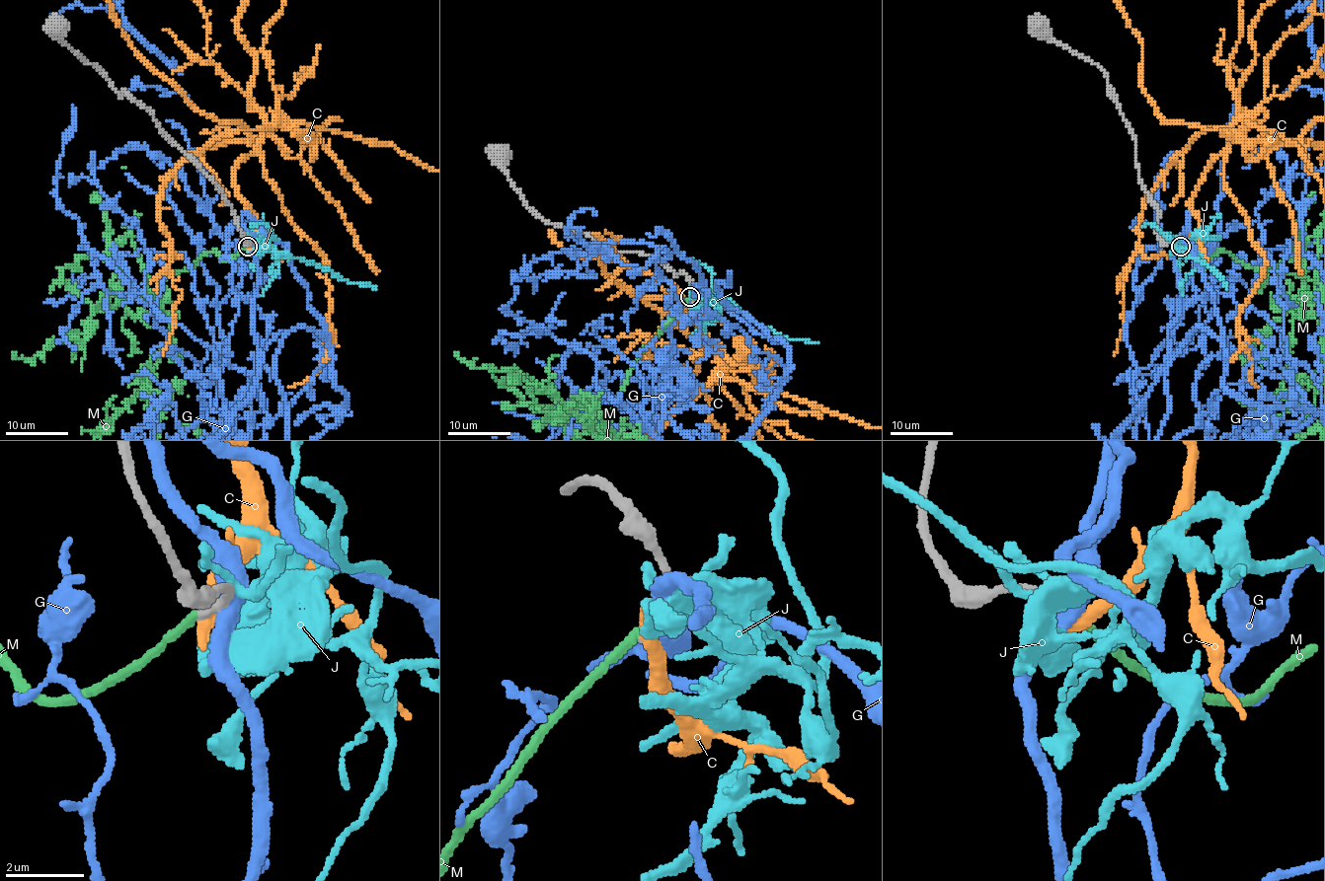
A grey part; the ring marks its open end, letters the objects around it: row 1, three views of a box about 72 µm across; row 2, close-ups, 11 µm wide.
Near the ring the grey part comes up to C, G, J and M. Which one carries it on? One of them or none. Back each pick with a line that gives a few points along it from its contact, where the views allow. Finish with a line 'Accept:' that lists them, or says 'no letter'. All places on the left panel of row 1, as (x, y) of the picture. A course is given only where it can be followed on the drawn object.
M: course (248, 247), (229, 258), (209, 251), (154, 293), (130, 239), (141, 207), (160, 199), (223, 224), (237, 207)
Accept: M

